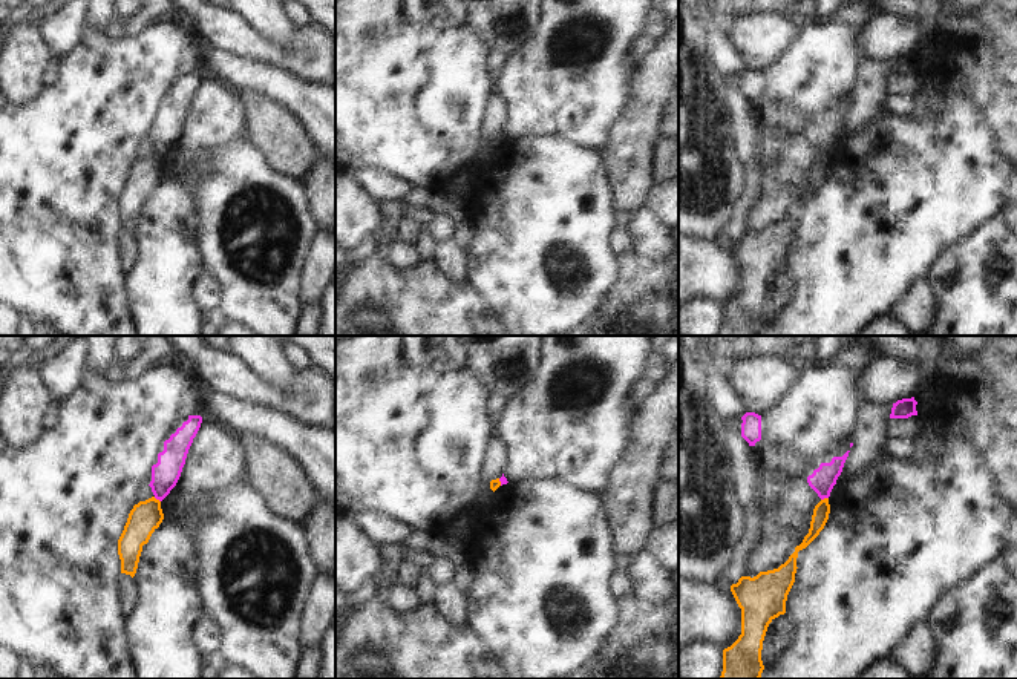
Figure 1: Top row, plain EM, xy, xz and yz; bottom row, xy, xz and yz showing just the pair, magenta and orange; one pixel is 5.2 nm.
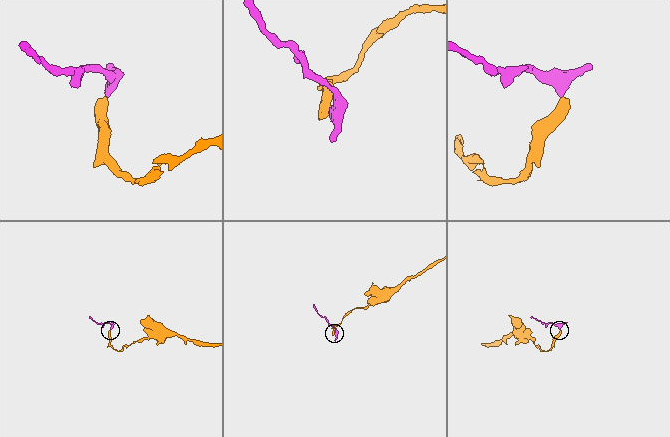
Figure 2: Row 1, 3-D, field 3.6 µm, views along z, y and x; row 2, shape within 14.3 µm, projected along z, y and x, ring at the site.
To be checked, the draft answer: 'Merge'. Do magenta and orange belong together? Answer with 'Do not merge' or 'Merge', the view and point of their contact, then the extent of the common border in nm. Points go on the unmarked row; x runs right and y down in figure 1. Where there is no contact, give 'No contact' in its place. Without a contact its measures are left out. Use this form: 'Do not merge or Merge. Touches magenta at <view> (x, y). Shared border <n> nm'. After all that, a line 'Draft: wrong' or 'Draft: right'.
Do not merge. Touches magenta at yz (824, 154). Shared border 40 nm.
Draft: wrong

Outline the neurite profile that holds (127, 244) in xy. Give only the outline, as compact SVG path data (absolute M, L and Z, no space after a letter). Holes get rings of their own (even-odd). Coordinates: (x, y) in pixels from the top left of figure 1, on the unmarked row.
M119 230L118 233L121 268L129 274L136 257L136 239L130 231Z

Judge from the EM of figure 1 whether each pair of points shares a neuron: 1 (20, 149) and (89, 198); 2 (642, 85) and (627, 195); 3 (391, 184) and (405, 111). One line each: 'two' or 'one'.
1: one
2: one
3: two

